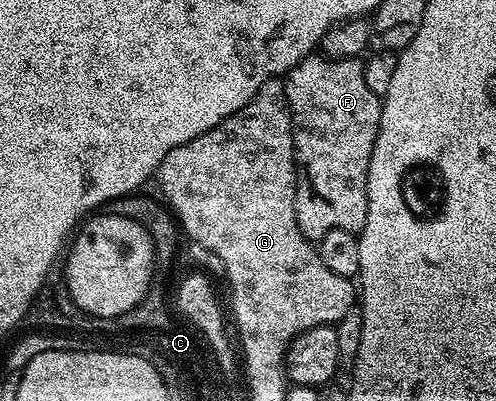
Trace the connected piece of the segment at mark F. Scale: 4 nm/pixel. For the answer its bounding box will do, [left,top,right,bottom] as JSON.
[284,55,382,242]

